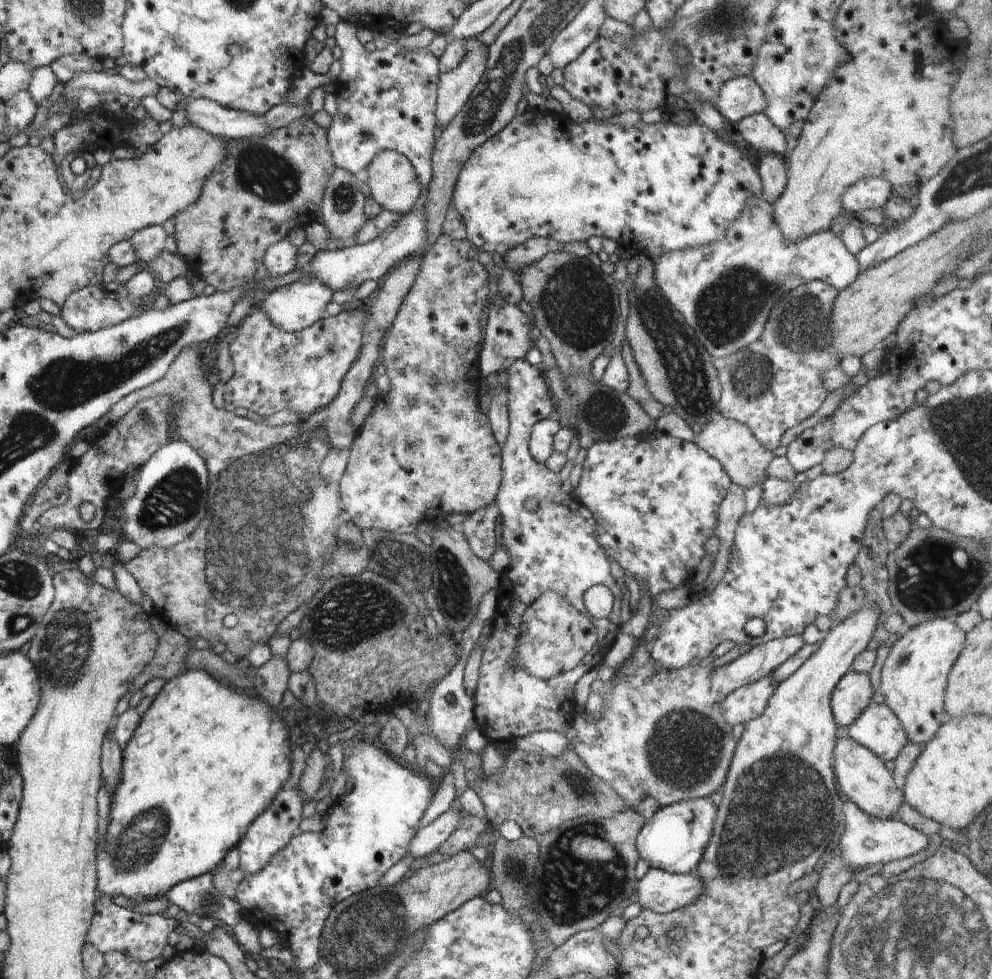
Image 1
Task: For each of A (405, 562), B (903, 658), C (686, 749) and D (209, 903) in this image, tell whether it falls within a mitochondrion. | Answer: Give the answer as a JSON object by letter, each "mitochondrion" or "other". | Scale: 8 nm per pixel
{"A":"mitochondrion","B":"mitochondrion","C":"mitochondrion","D":"mitochondrion"}

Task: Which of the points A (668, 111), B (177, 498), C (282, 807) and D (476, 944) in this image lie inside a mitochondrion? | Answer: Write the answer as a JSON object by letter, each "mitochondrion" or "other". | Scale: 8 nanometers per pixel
{"A":"other","B":"mitochondrion","C":"other","D":"other"}

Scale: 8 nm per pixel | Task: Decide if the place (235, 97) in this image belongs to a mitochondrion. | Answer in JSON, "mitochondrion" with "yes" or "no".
{"mitochondrion":"no"}

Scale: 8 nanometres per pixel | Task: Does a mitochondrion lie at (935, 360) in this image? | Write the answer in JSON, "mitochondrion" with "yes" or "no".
{"mitochondrion":"no"}

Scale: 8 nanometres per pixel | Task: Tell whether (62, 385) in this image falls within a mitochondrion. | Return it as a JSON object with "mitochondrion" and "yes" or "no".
{"mitochondrion":"yes"}

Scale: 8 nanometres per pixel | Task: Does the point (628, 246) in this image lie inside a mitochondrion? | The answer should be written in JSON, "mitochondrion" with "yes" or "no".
{"mitochondrion":"no"}

